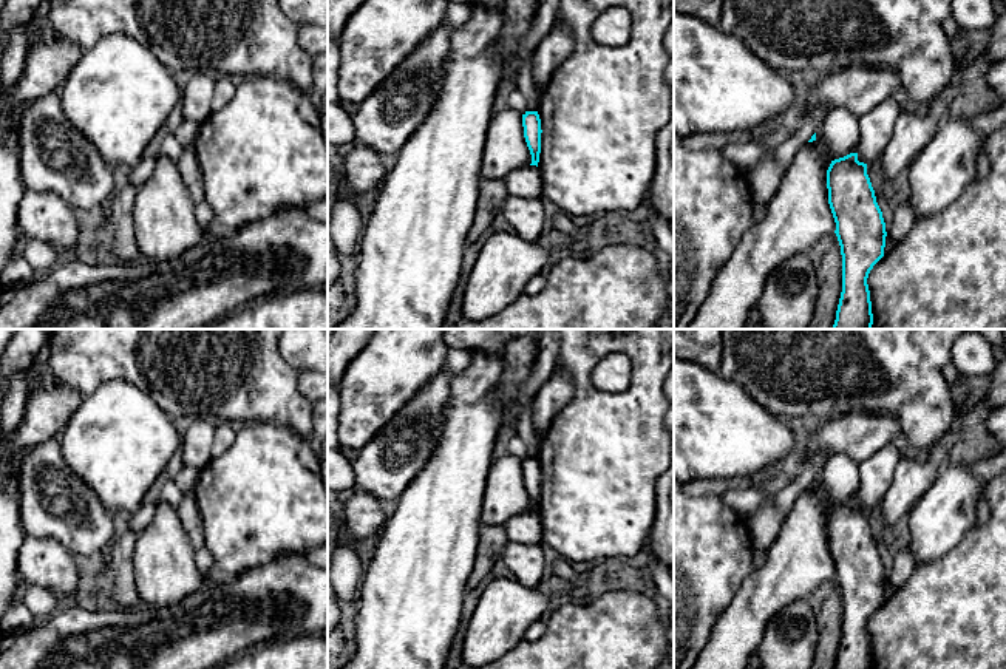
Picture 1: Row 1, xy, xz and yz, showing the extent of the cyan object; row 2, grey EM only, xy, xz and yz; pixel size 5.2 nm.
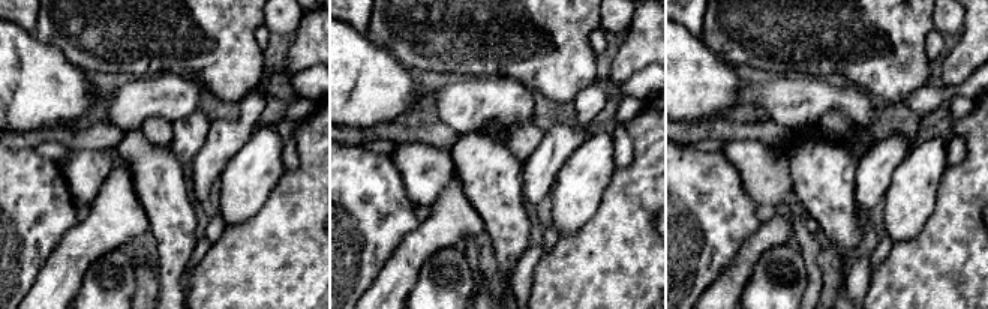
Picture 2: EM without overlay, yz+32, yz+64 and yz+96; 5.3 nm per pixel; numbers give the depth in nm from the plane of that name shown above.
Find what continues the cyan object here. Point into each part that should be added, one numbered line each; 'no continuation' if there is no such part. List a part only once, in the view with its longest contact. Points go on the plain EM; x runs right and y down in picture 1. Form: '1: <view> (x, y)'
no continuation

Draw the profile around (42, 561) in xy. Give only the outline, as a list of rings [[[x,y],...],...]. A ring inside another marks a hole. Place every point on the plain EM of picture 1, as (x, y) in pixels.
[[[25,538],[17,558],[19,576],[31,586],[53,590],[59,601],[85,595],[76,556],[53,538]]]

